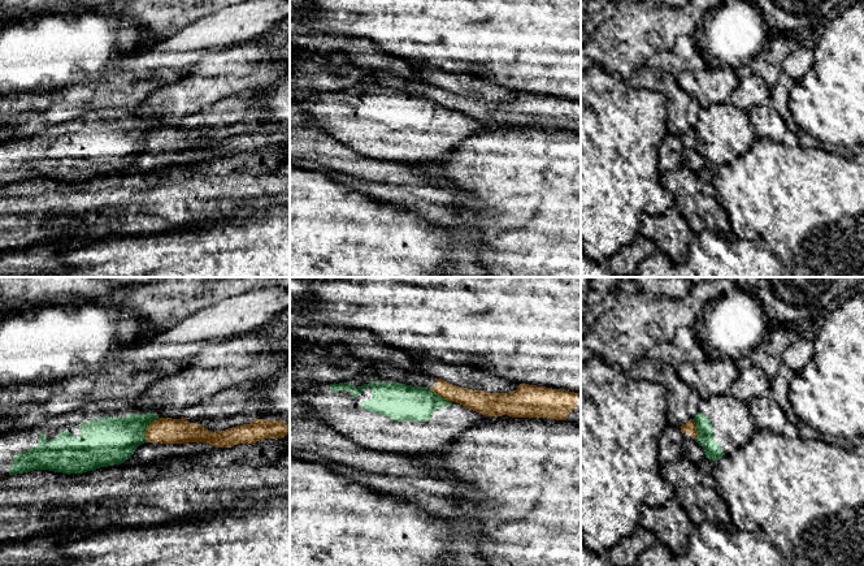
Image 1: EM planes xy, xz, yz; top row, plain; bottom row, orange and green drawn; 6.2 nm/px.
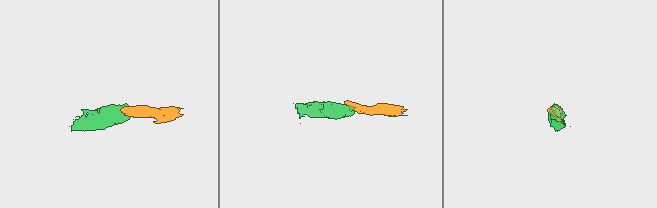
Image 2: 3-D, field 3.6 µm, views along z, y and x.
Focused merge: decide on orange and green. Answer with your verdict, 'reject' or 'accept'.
reject

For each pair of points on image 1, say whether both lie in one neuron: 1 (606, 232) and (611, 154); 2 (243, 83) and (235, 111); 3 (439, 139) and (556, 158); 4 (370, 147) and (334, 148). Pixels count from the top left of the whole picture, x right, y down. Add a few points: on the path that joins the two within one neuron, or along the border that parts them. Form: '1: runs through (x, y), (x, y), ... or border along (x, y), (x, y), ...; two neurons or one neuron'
1: runs through (606, 212), (606, 173); one neuron
2: border along (259, 89), (222, 96), (212, 104); two neurons
3: border along (486, 125), (467, 137), (452, 151), (434, 159); two neurons
4: border along (350, 146), (364, 156), (381, 159); two neurons

